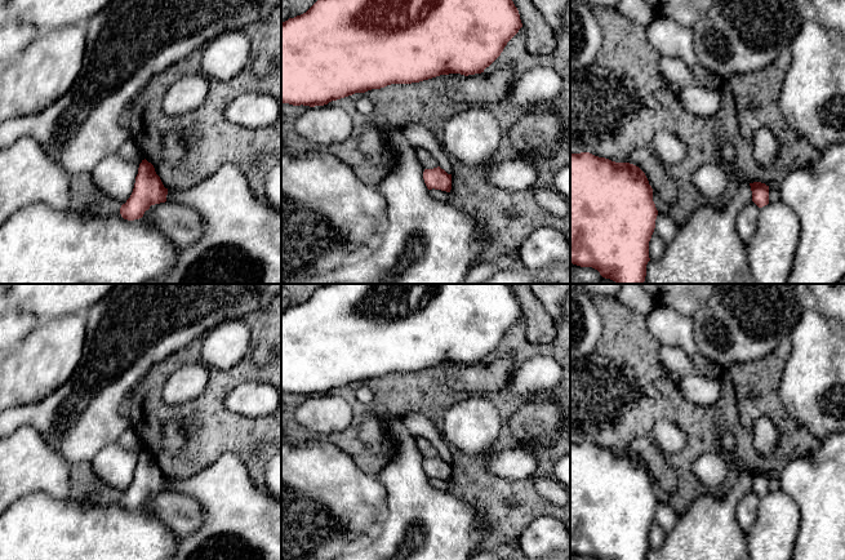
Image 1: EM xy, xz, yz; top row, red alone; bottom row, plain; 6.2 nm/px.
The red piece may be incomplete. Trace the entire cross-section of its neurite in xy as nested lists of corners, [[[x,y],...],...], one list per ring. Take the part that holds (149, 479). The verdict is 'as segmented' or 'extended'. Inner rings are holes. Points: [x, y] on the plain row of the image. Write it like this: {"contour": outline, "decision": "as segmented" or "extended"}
{"contour": [[[144,448],[139,453],[133,481],[121,494],[120,503],[128,510],[139,508],[151,494],[165,492],[166,484],[168,477],[164,476],[154,454]]], "decision": "as segmented"}

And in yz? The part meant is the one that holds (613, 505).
{"contour": [[[570,441],[570,552],[597,560],[646,560],[658,499],[645,462],[590,441]]], "decision": "as segmented"}

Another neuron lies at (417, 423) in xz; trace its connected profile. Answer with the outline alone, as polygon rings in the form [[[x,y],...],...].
[[[410,413],[404,419],[405,426],[415,437],[427,439],[437,450],[439,455],[448,463],[452,463],[454,457],[448,441],[436,426],[421,413]]]

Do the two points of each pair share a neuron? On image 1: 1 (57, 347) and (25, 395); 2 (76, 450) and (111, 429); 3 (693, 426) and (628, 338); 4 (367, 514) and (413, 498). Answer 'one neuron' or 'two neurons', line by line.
1: one neuron
2: one neuron
3: one neuron
4: two neurons

